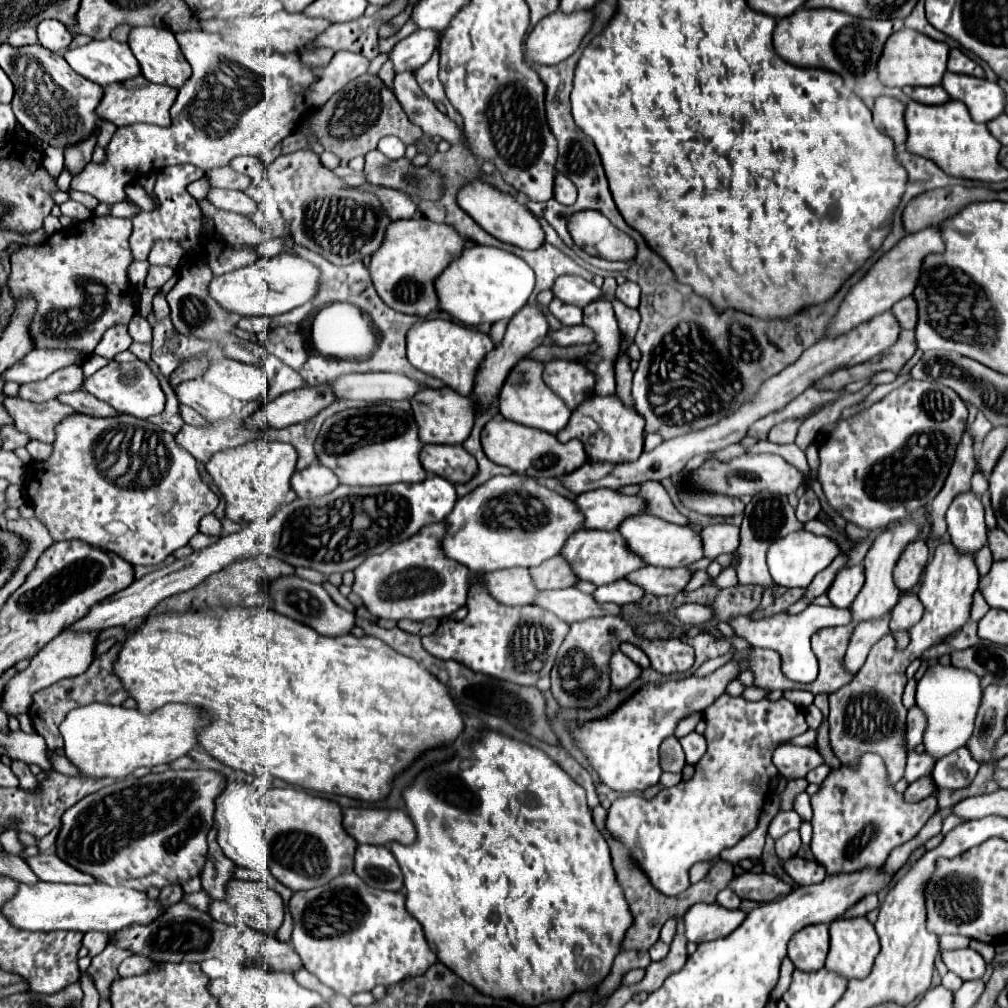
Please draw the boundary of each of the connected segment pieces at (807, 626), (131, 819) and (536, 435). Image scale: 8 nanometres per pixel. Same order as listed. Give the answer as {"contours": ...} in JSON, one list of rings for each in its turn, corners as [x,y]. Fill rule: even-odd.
{"contours":[[[[807,606],[801,614],[775,614],[771,618],[765,620],[757,620],[753,622],[749,616],[735,616],[729,618],[729,626],[735,630],[737,636],[745,638],[751,646],[759,646],[759,648],[771,648],[775,652],[779,652],[781,656],[781,670],[783,674],[793,680],[793,682],[811,682],[817,678],[817,658],[811,652],[809,646],[809,638],[827,626],[839,626],[839,624],[849,624],[851,620],[851,612],[849,610],[841,610],[835,606],[823,608],[823,606]]],[[[167,770],[143,778],[127,776],[125,780],[85,796],[63,814],[61,830],[55,840],[55,854],[73,864],[73,868],[89,872],[89,876],[103,884],[121,884],[125,874],[133,874],[133,888],[139,892],[147,892],[149,888],[161,890],[165,884],[183,886],[187,880],[199,876],[205,864],[205,836],[213,826],[213,802],[223,788],[225,778],[213,770]]],[[[495,416],[485,424],[481,432],[481,444],[489,460],[511,468],[517,474],[527,474],[531,478],[559,478],[563,474],[569,474],[581,468],[587,462],[587,454],[581,440],[569,440],[567,444],[561,444],[557,436],[545,430],[529,428],[529,426],[511,422],[503,416]]]]}

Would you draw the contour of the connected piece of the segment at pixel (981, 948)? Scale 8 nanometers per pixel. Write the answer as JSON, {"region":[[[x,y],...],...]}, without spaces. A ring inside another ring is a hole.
{"region":[[[971,940],[971,944],[969,944],[973,950],[977,950],[987,962],[991,962],[991,958],[995,956],[995,948],[993,946],[989,946],[989,944],[985,944],[985,942],[977,942],[977,940]]]}

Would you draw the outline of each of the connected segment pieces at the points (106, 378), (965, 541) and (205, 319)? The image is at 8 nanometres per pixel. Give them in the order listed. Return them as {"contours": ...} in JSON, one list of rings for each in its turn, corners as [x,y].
{"contours":[[[[111,360],[107,366],[97,370],[93,376],[87,376],[83,388],[89,394],[93,394],[95,398],[113,406],[119,414],[131,414],[137,418],[149,418],[149,416],[161,414],[163,406],[165,406],[165,394],[159,386],[159,380],[149,370],[149,366],[141,360],[135,360],[129,364],[119,364],[119,362]]],[[[961,492],[955,496],[945,520],[949,538],[959,548],[959,552],[979,552],[981,546],[987,542],[987,528],[985,528],[985,508],[981,498],[975,492]]],[[[185,264],[181,268],[181,278],[173,286],[173,290],[167,294],[167,302],[171,308],[171,322],[177,332],[181,334],[193,334],[201,340],[209,340],[217,344],[227,358],[255,364],[259,358],[265,356],[265,350],[259,344],[253,344],[249,340],[243,340],[233,334],[235,326],[229,322],[229,312],[225,312],[211,296],[209,296],[209,280],[213,278],[211,270],[205,264]]]]}

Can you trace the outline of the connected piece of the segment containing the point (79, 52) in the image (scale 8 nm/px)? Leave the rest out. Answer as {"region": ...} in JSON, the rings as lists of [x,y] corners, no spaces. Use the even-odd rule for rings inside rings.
{"region":[[[113,38],[93,40],[85,46],[67,50],[63,58],[81,76],[99,86],[131,80],[141,74],[137,58],[133,56],[131,48]]]}

